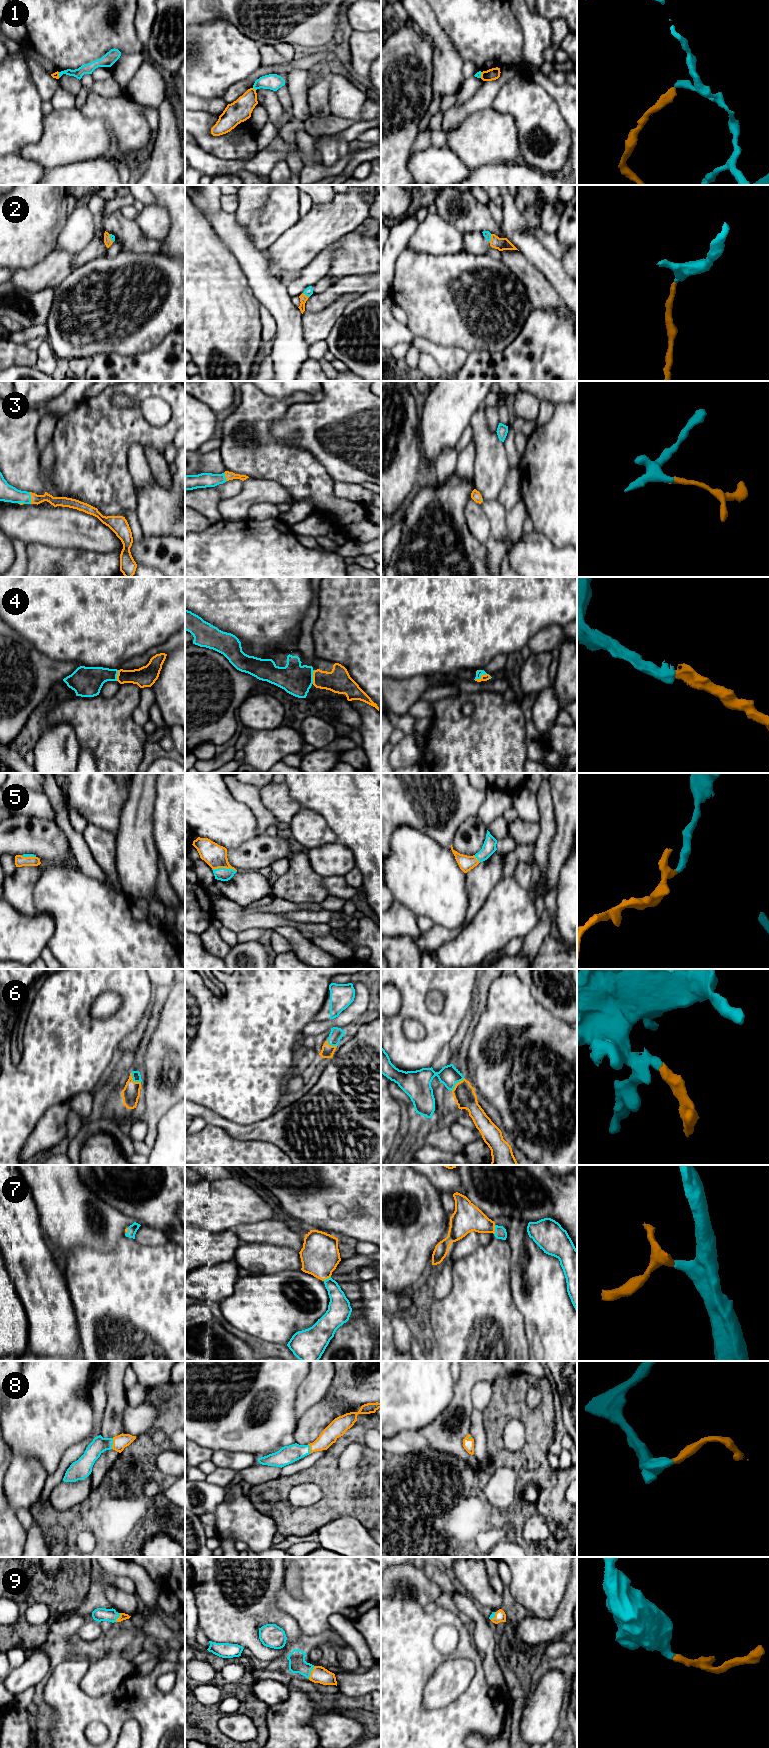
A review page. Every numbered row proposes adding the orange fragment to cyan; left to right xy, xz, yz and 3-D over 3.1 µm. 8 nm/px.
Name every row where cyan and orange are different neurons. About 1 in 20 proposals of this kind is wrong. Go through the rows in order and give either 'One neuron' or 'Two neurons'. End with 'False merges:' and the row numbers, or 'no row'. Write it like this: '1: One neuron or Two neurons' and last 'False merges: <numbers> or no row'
1: Two neurons
2: One neuron
3: One neuron
4: One neuron
5: One neuron
6: One neuron
7: One neuron
8: One neuron
9: One neuron
False merges: 1

